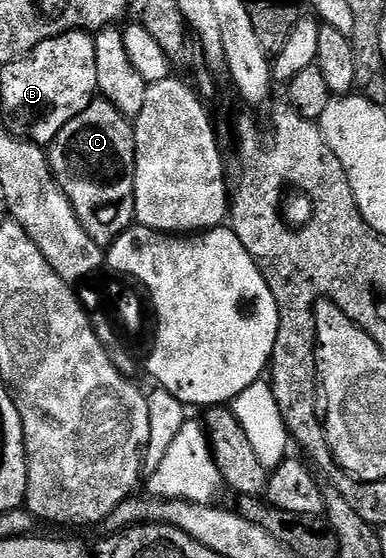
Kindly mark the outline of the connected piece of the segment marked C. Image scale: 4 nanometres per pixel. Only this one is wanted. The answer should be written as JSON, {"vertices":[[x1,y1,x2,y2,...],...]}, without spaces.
{"vertices":[[93,100,86,112,78,112,62,132,47,147,48,163,56,183,70,200,76,215,80,217,82,228,102,247,109,247,122,232,133,225,136,210,132,207,132,189,134,188,133,168,136,166,136,132,129,115,121,113,116,106,103,100]]}

